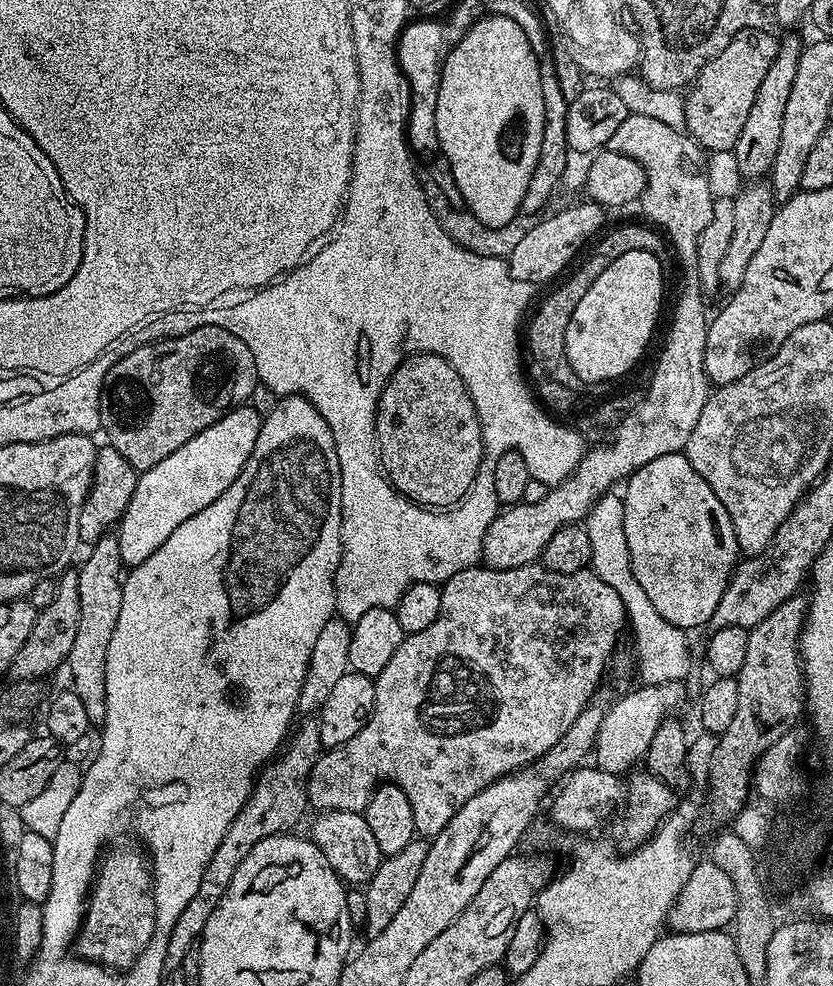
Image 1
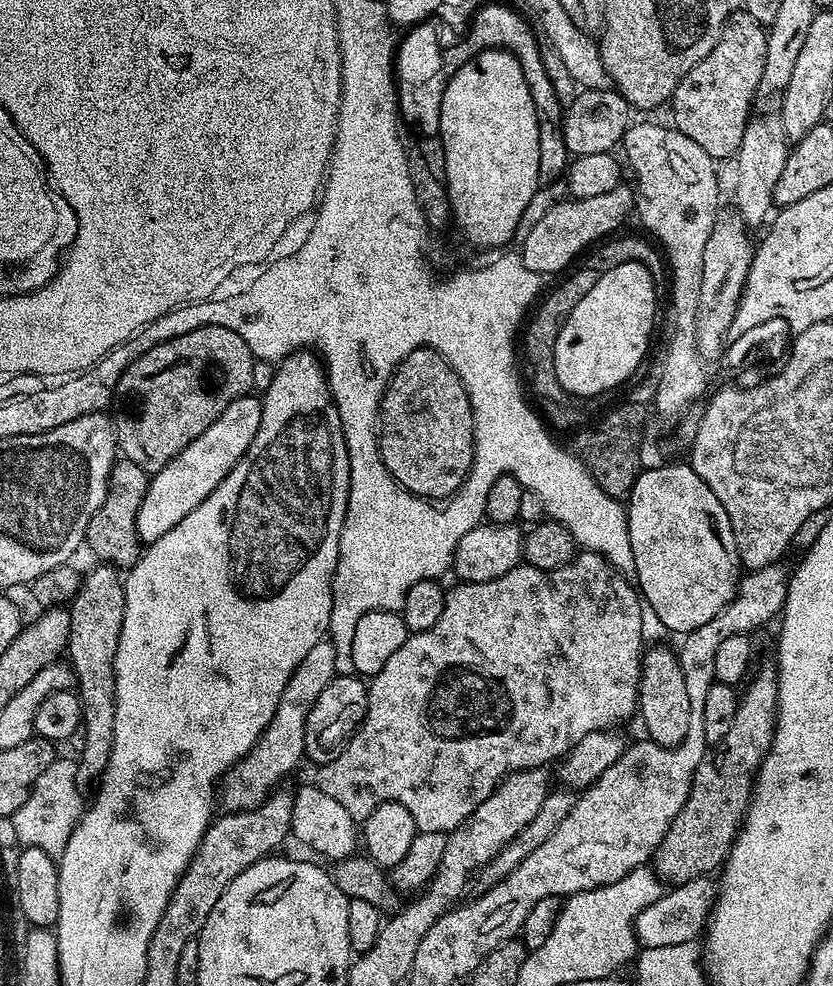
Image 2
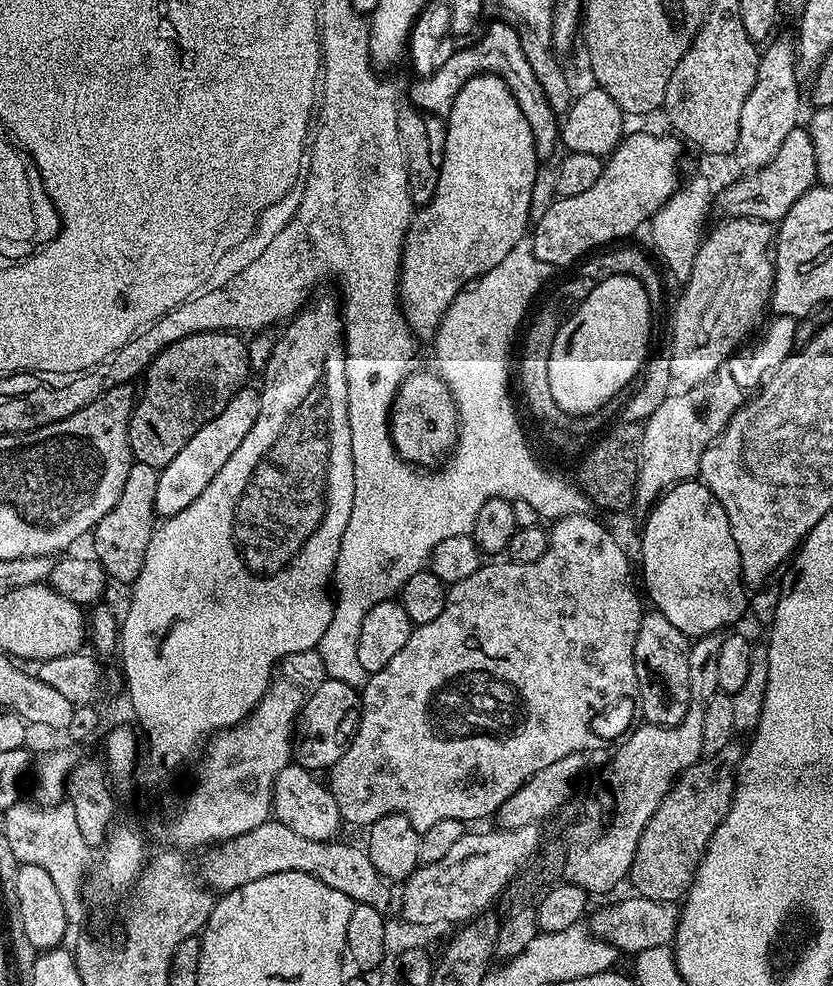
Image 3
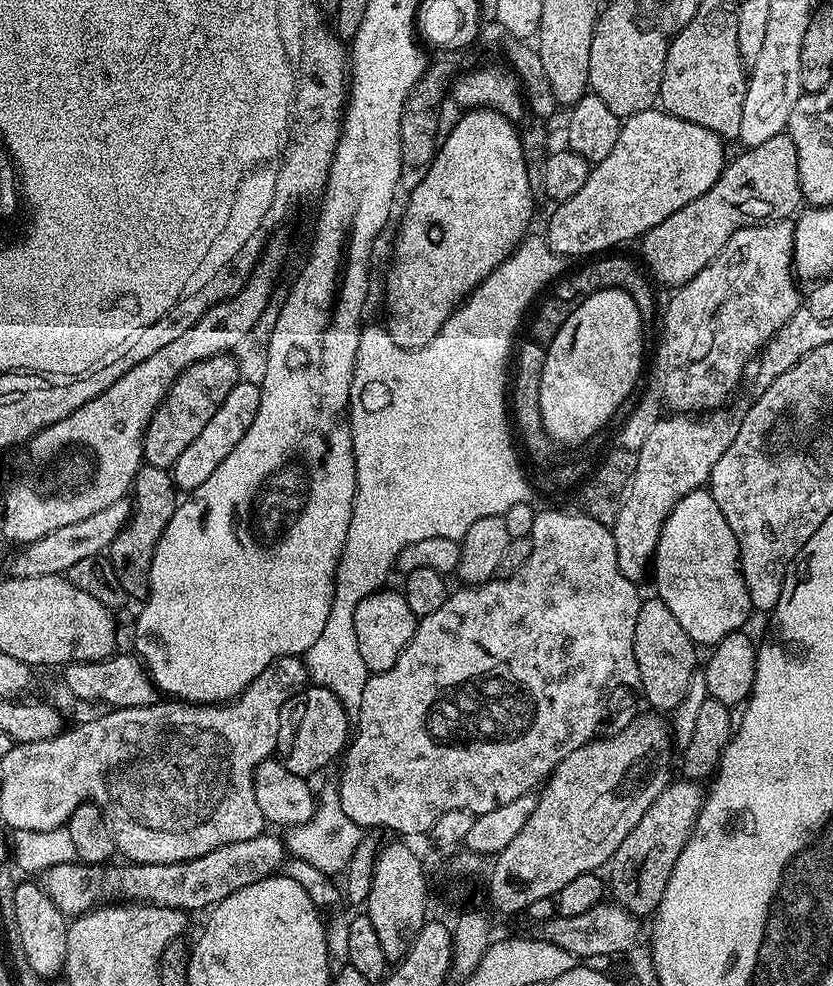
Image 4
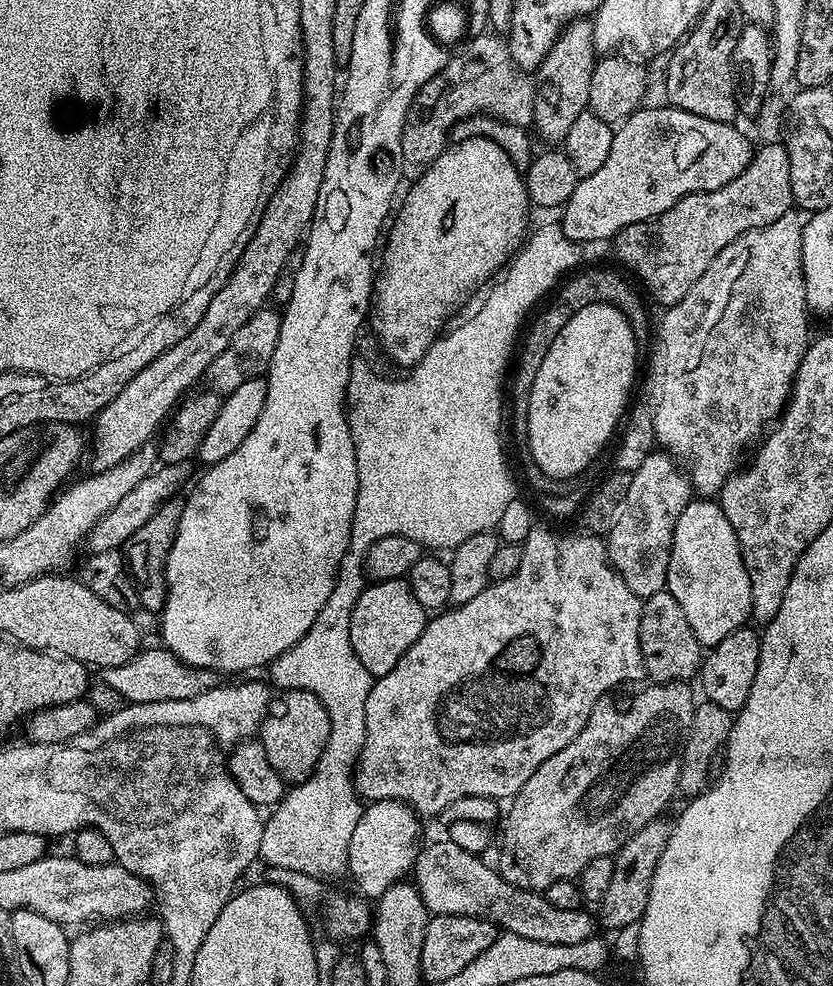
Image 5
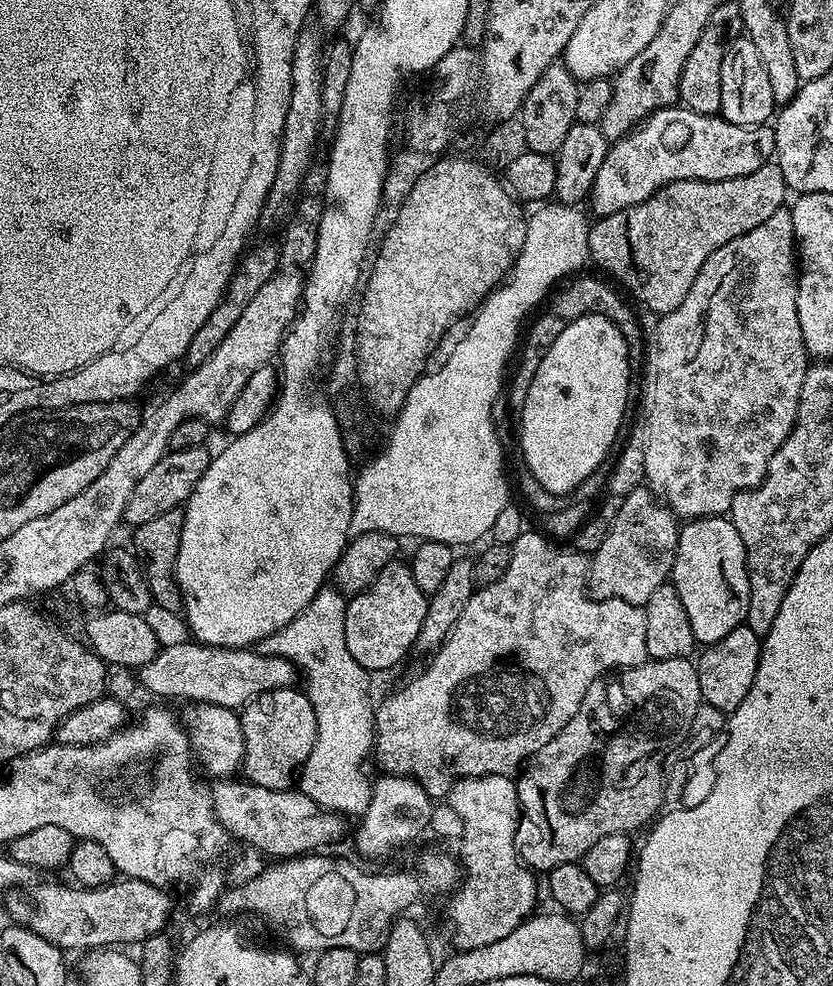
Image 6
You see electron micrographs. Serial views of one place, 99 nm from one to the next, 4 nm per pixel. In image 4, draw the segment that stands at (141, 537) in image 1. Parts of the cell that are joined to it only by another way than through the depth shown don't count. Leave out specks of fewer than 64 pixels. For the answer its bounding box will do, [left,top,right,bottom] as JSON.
[170,378,259,490]

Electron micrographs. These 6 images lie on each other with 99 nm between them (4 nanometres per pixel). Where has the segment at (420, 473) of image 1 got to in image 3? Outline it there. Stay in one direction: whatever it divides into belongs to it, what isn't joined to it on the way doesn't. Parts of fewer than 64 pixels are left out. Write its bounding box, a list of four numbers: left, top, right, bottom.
[389,370,459,468]

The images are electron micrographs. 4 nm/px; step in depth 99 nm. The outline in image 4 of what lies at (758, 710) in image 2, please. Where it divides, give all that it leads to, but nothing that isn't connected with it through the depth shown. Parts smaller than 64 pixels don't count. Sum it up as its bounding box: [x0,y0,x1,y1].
[610,778,705,918]

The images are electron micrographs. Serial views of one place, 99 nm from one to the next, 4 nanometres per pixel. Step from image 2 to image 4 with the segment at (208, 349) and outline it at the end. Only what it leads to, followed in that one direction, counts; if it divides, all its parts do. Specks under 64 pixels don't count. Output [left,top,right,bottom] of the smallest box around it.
[144,354,242,469]

